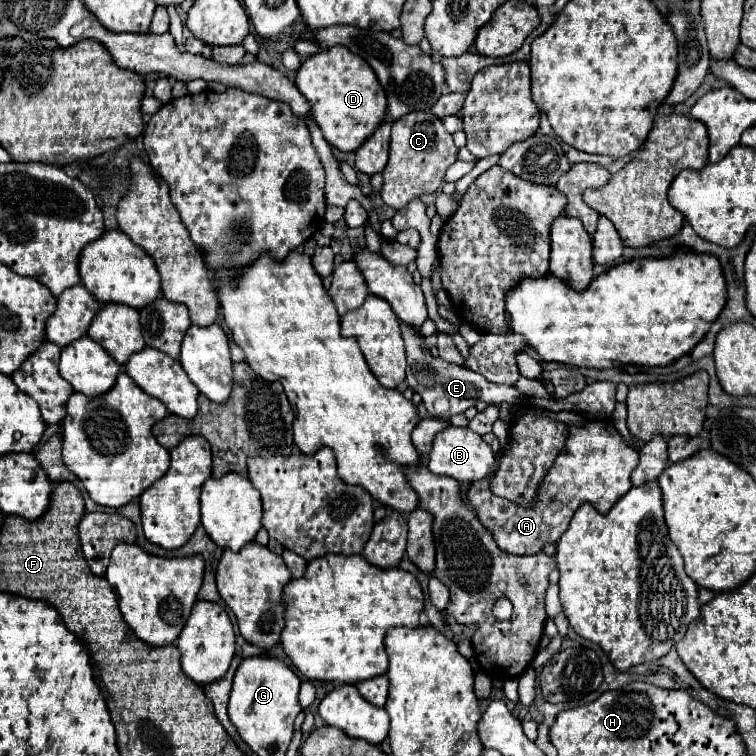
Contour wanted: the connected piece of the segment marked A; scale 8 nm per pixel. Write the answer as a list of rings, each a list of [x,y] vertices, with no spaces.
[[[586,420],[582,426],[568,426],[564,450],[542,478],[538,486],[540,492],[536,492],[534,504],[522,506],[494,496],[490,490],[490,482],[496,476],[496,470],[492,470],[484,480],[470,482],[466,490],[466,500],[476,512],[478,520],[484,524],[484,528],[494,536],[502,552],[536,554],[542,550],[544,544],[558,542],[558,538],[568,528],[572,514],[582,502],[592,502],[592,506],[600,514],[606,514],[612,508],[612,504],[632,488],[630,474],[638,466],[638,460],[638,450],[630,444],[624,444],[624,438],[618,434],[612,420]]]

